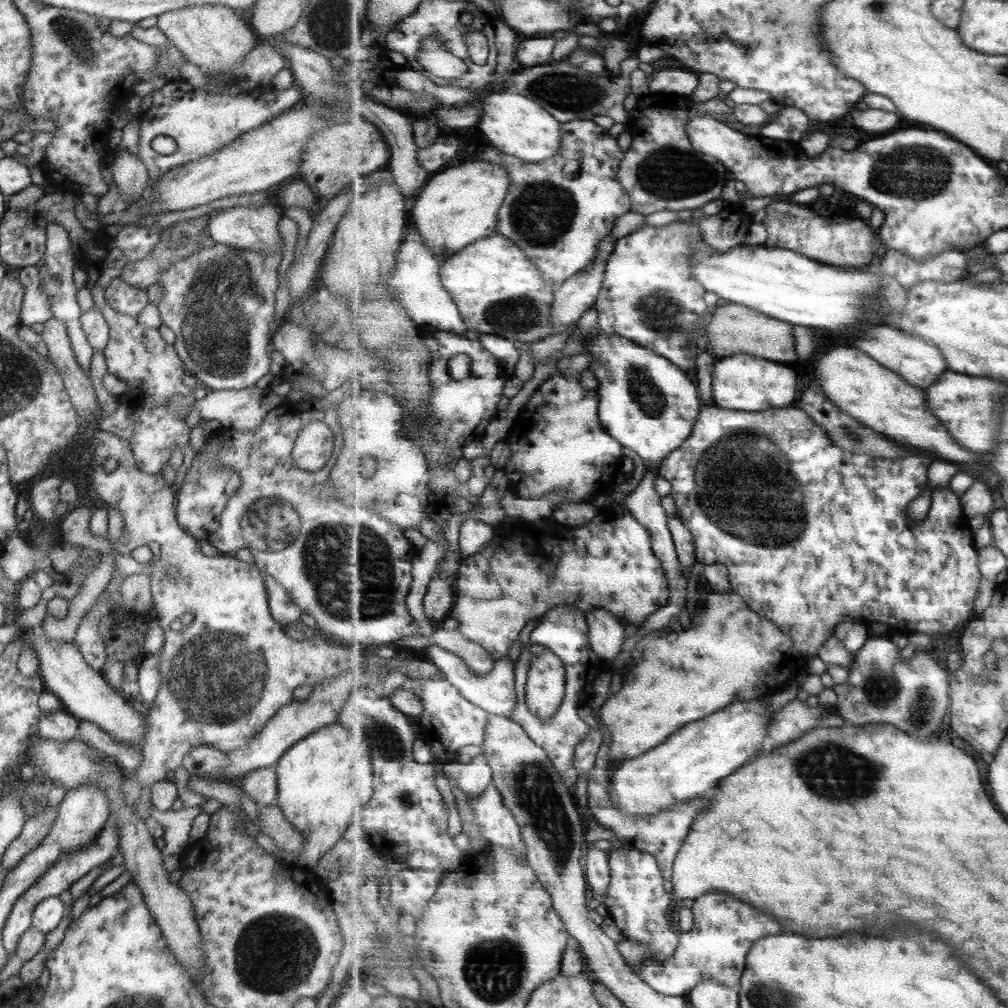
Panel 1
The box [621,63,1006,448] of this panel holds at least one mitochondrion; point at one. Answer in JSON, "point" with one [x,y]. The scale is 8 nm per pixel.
{"point":[670,173]}

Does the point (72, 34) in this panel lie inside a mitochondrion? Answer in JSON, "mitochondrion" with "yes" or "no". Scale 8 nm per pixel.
{"mitochondrion":"yes"}

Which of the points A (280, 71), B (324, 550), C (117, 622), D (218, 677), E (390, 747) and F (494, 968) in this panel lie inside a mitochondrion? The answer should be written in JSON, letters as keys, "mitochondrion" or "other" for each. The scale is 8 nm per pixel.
{"A":"other","B":"mitochondrion","C":"mitochondrion","D":"mitochondrion","E":"mitochondrion","F":"mitochondrion"}

